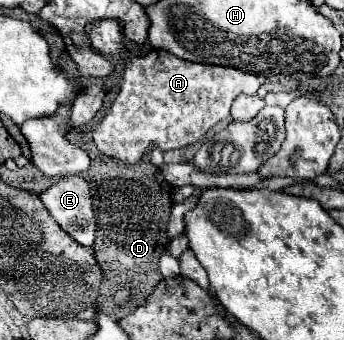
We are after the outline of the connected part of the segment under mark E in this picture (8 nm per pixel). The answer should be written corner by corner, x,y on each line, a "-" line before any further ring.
80,176
60,178
40,194
52,218
80,246
92,246
96,240
96,220
90,198
90,184

